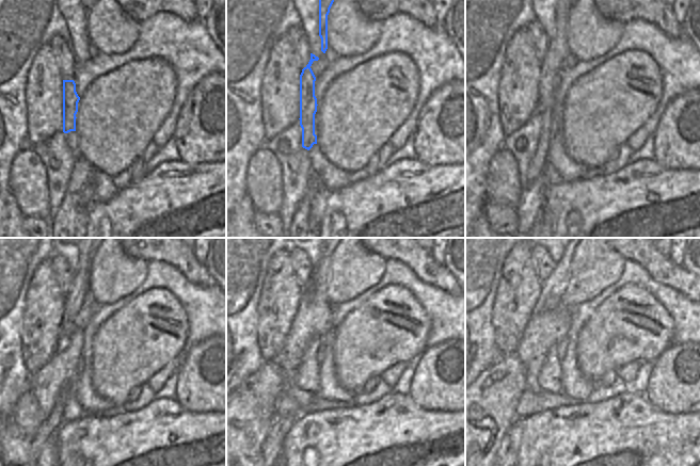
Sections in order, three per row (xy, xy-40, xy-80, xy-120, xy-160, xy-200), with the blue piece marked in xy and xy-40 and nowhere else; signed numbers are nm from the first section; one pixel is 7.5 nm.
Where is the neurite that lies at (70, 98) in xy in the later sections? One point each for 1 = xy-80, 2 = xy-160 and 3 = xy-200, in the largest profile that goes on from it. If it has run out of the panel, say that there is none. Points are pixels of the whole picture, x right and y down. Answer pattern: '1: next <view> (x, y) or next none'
1: next xy-80 (557, 52)
2: next xy-160 (314, 316)
3: next xy-200 (544, 331)

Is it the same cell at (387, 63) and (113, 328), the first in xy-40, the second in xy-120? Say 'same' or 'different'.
same

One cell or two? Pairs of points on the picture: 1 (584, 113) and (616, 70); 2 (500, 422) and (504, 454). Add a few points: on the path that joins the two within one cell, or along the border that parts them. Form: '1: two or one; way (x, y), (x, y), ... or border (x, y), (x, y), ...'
1: one; way (594, 102), (616, 81)
2: two; border (515, 417), (495, 454)

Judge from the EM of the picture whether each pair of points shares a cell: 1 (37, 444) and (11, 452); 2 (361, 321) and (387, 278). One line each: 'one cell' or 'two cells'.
1: two cells
2: two cells

